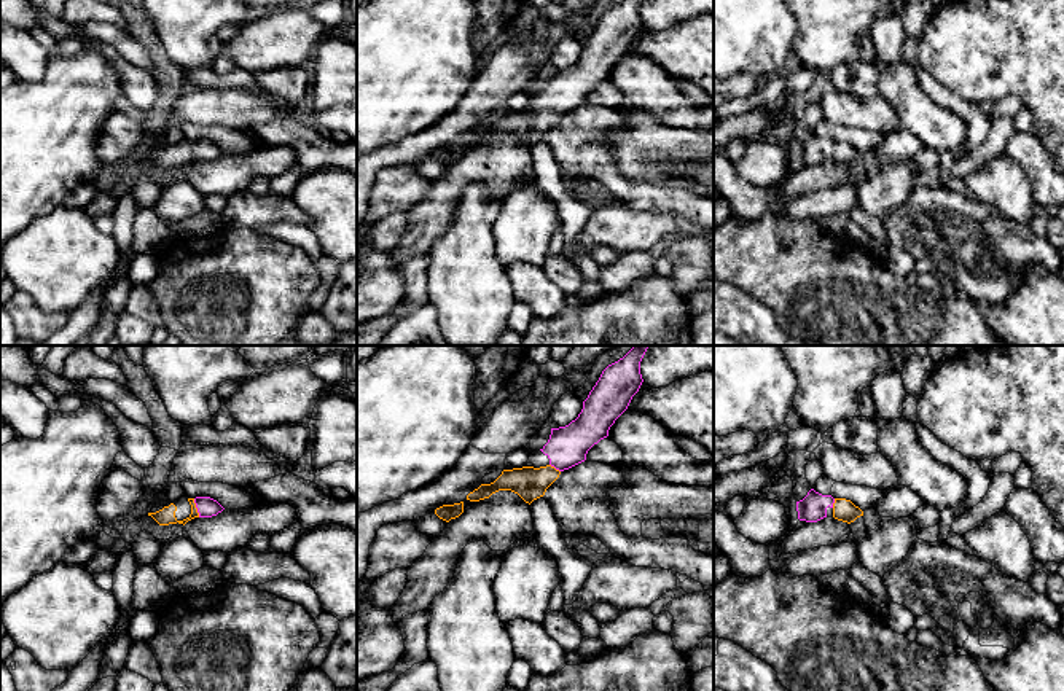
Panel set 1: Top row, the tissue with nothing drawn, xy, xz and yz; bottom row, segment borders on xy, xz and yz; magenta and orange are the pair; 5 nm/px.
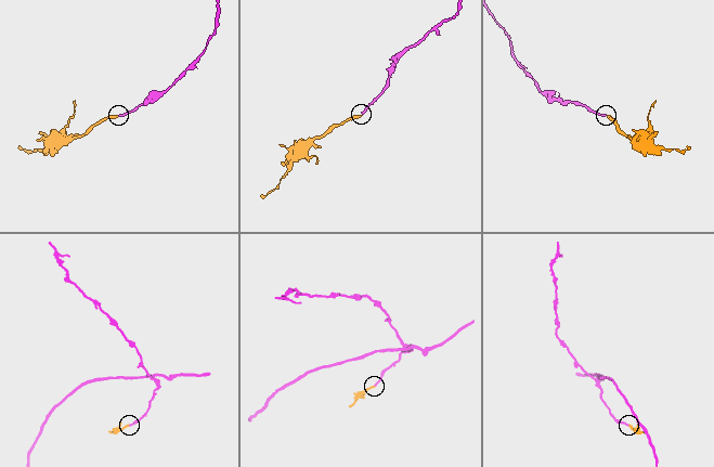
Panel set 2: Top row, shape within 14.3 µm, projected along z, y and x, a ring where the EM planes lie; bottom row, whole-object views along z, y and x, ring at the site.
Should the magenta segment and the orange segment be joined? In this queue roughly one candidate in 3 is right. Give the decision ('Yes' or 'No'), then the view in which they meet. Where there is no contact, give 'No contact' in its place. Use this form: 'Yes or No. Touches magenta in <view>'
Yes. Touches magenta in xy

